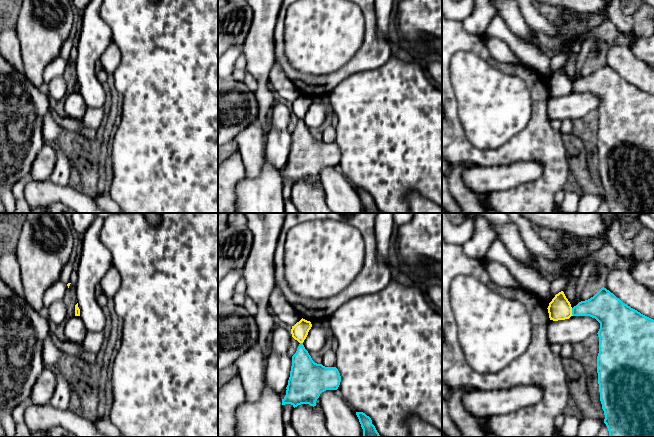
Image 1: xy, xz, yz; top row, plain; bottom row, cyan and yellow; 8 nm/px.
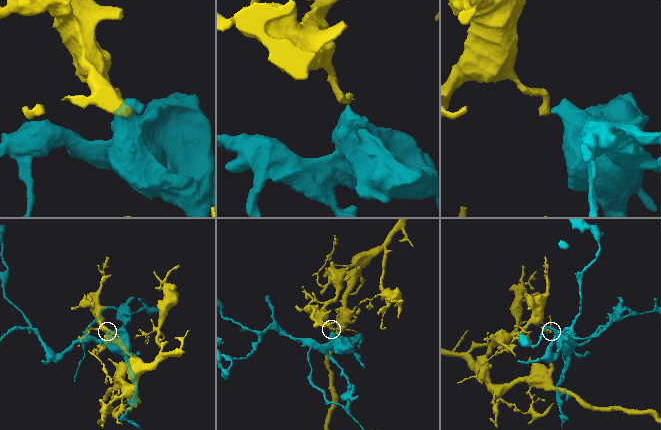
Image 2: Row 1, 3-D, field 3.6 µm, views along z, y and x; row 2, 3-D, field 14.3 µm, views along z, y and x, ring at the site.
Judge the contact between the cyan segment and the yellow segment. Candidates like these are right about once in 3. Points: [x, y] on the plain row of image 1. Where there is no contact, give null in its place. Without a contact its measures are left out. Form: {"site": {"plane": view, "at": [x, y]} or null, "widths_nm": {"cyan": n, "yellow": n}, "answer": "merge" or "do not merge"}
{"site": {"plane": "yz", "at": [572, 88]}, "widths_nm": {"cyan": 220, "yellow": 180}, "answer": "do not merge"}

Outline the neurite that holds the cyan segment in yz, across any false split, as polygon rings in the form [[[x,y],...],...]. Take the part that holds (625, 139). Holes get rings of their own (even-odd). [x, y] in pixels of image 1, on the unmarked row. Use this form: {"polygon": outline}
{"polygon": [[[602,63],[593,73],[588,76],[579,78],[572,84],[573,92],[590,92],[600,99],[598,107],[599,129],[597,132],[597,149],[600,168],[600,177],[604,187],[609,213],[654,213],[654,96],[641,90],[637,86],[623,79],[613,69]]]}

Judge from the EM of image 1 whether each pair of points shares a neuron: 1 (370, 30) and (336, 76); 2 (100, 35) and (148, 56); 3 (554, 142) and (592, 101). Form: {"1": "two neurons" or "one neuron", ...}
{"1": "one neuron", "2": "two neurons", "3": "two neurons"}

